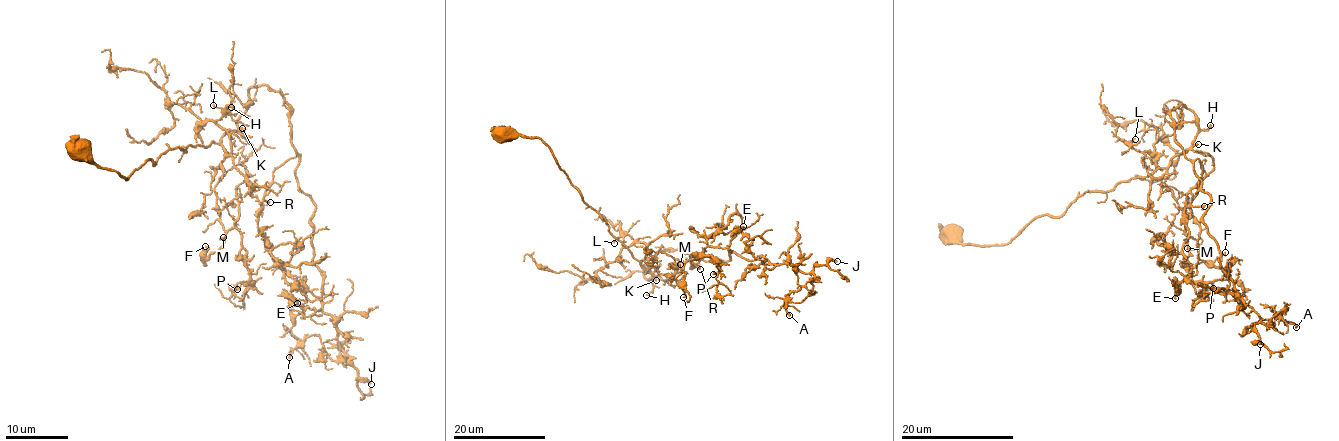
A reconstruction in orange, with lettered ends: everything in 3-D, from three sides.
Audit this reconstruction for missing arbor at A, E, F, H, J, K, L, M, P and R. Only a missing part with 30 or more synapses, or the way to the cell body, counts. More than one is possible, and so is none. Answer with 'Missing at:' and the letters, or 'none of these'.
Missing at: none of these

